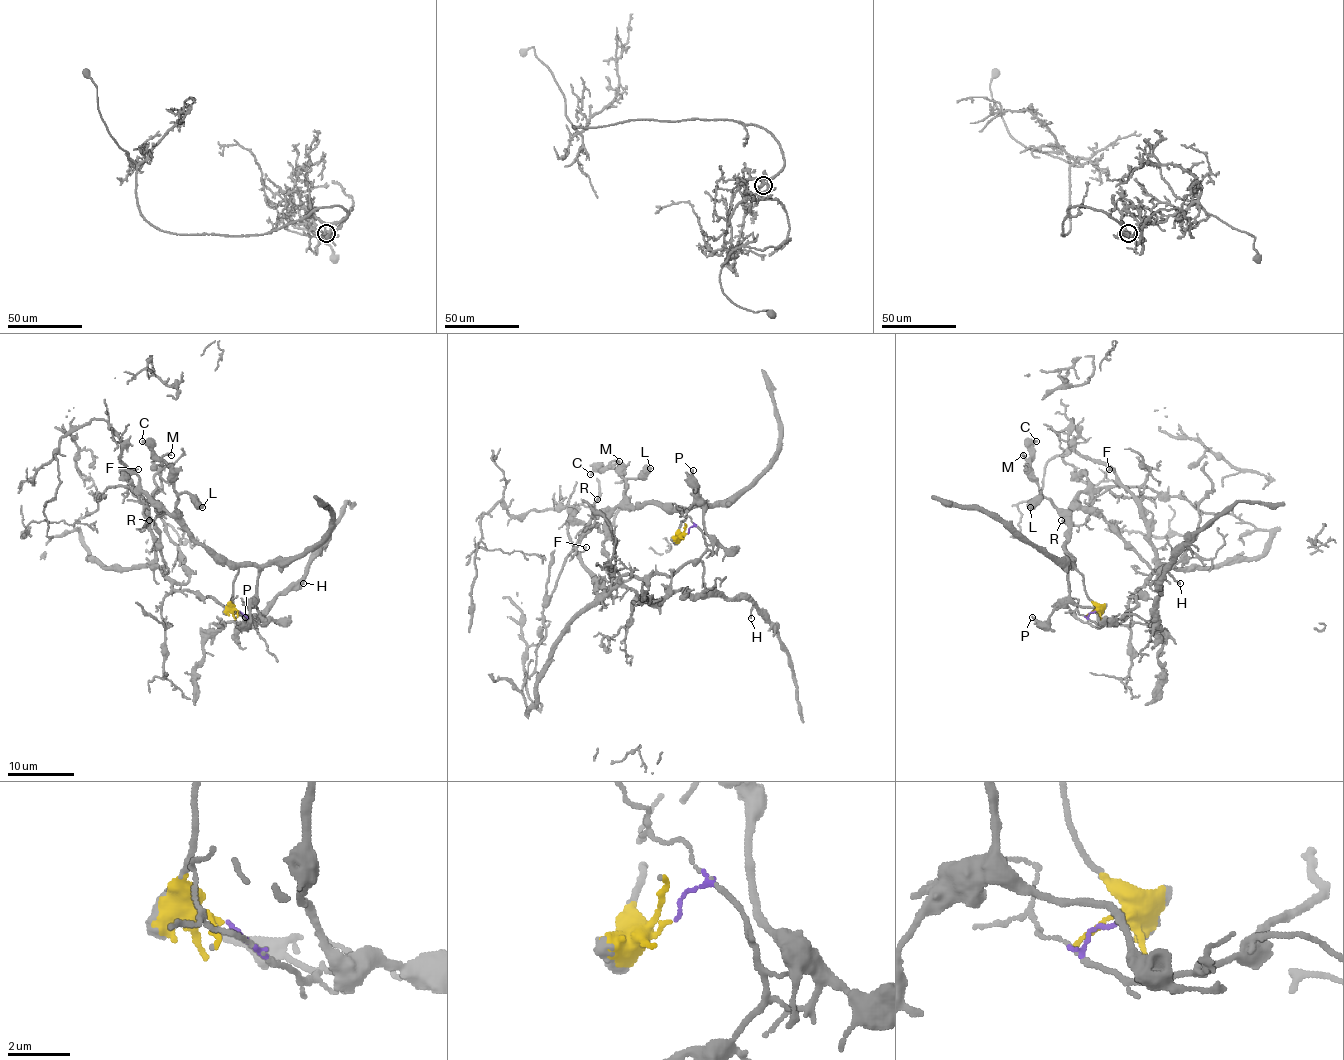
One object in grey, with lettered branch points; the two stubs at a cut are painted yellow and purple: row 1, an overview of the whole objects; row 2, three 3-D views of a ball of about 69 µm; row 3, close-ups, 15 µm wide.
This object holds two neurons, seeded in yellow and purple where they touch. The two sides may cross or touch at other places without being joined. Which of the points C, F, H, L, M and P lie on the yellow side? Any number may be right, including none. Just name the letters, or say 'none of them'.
C, L, M, P

